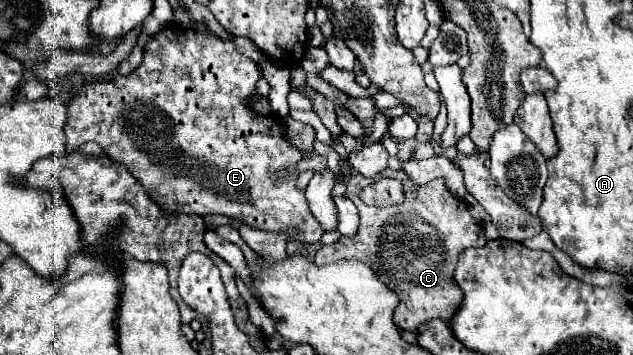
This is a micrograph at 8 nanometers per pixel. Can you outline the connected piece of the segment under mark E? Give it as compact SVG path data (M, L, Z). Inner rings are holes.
M167 27L167 29L161 29L159 33L155 33L149 43L143 47L143 61L139 65L137 71L133 71L131 75L123 77L123 75L117 75L113 79L107 79L107 81L95 81L91 83L89 87L81 89L81 93L69 103L69 119L67 119L67 125L65 125L65 135L67 135L67 151L73 153L81 147L81 143L87 143L87 141L93 141L93 143L99 143L105 153L117 161L117 163L123 163L139 181L141 185L145 187L145 191L153 197L153 201L163 209L163 211L173 211L173 213L197 213L197 215L229 215L229 217L237 217L241 219L243 223L247 223L249 227L253 229L263 229L263 231L273 231L273 233L285 233L289 241L299 241L303 247L309 247L313 243L317 243L323 235L323 229L321 225L317 225L317 219L313 217L313 213L309 211L309 205L307 205L307 199L305 199L305 193L297 189L297 177L287 177L287 179L281 179L277 181L277 171L285 169L287 165L295 165L299 163L303 157L301 157L301 151L293 149L285 137L283 137L283 129L281 129L281 119L273 113L273 115L267 115L267 117L261 117L257 115L255 111L251 111L245 103L247 97L255 95L255 85L257 81L261 79L261 71L259 67L243 57L241 53L237 53L233 41L221 41L219 37L213 37L213 33L209 31L195 31L195 29L185 29L185 27ZM293 231L299 231L297 237L293 237Z

